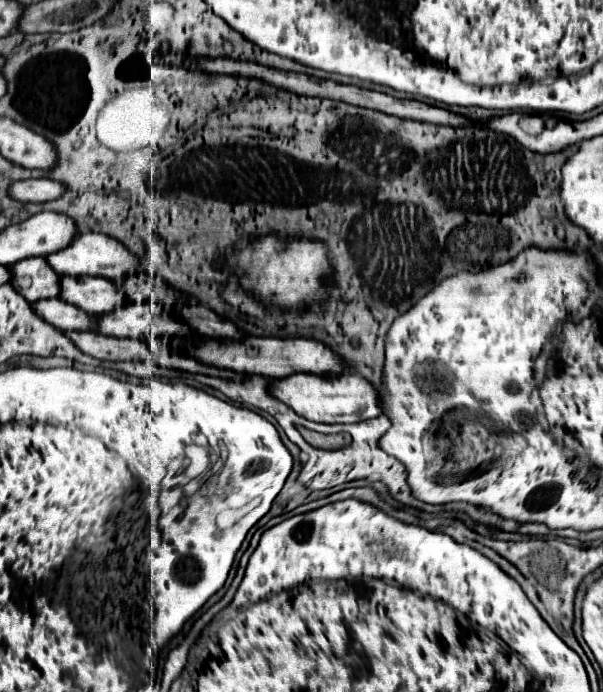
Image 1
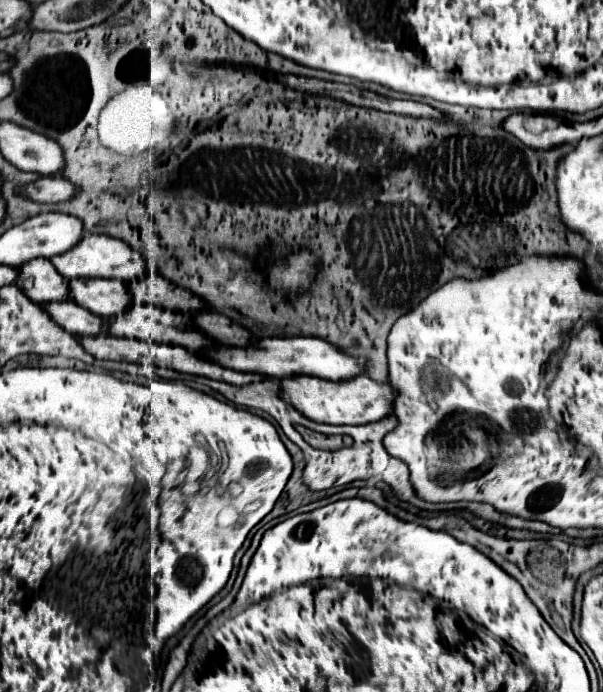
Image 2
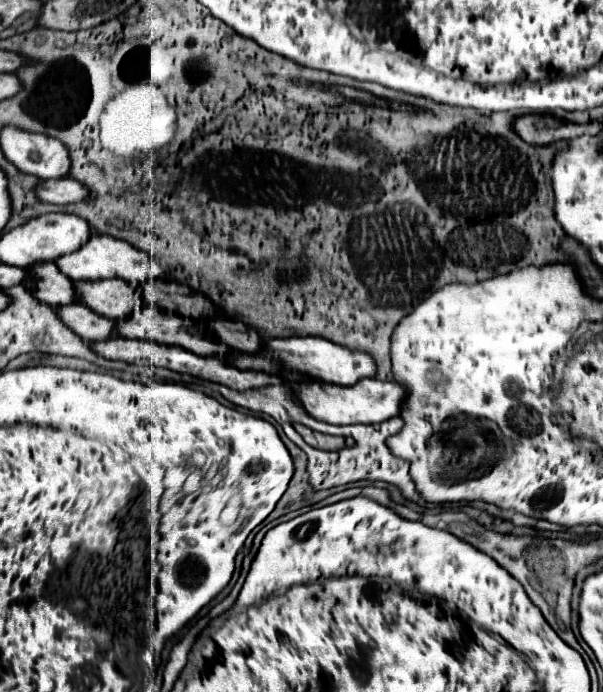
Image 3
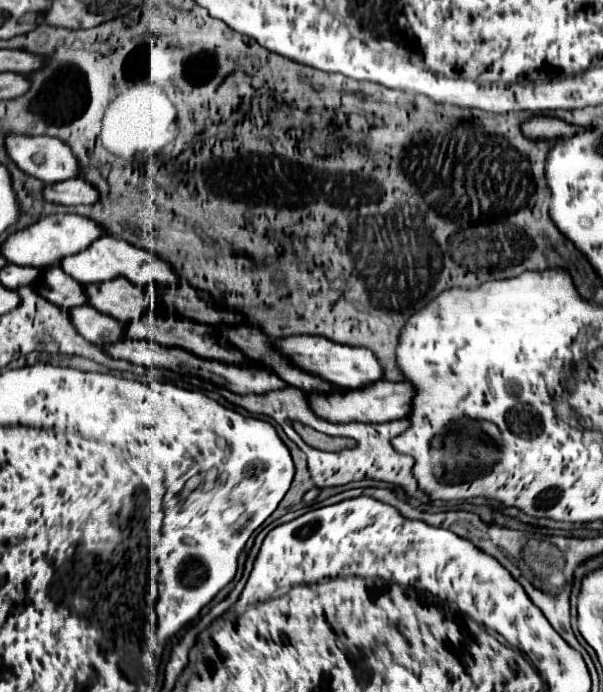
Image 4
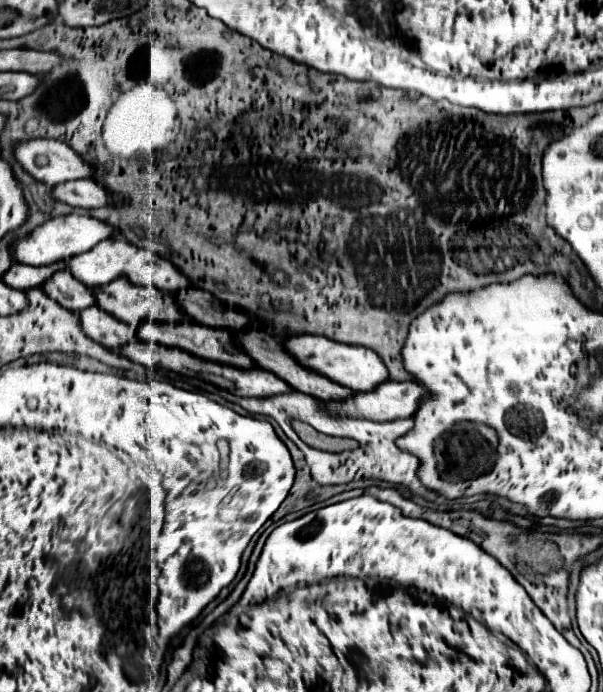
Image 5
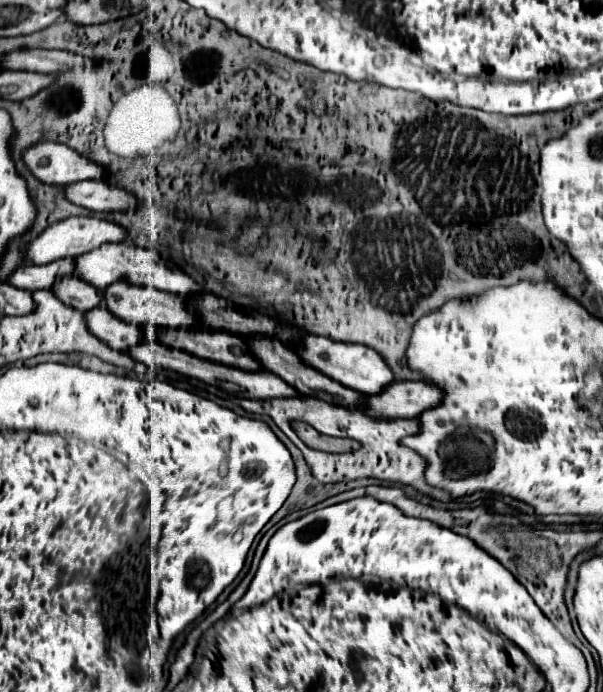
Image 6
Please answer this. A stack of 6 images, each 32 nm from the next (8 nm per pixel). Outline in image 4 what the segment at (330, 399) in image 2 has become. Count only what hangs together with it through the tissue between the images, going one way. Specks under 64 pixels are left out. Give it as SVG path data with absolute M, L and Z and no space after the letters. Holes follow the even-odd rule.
M380 380L380 384L372 384L368 392L348 390L348 396L332 396L332 400L324 400L322 396L310 396L312 410L318 416L324 416L332 422L390 422L400 420L412 412L412 402L416 396L416 388L410 382L388 382Z

